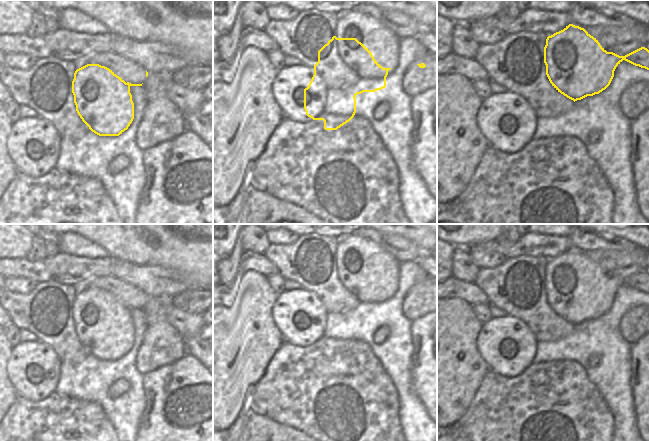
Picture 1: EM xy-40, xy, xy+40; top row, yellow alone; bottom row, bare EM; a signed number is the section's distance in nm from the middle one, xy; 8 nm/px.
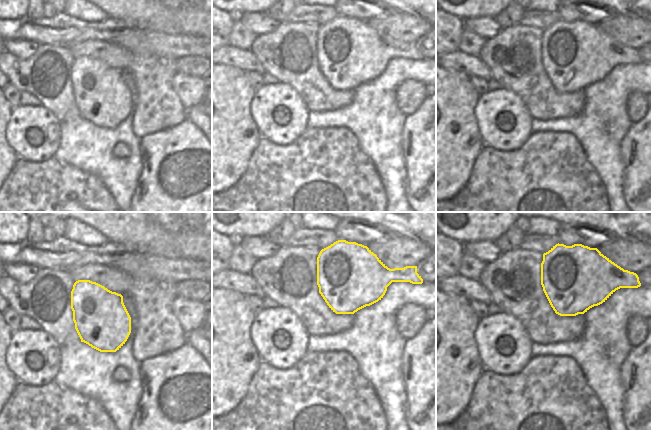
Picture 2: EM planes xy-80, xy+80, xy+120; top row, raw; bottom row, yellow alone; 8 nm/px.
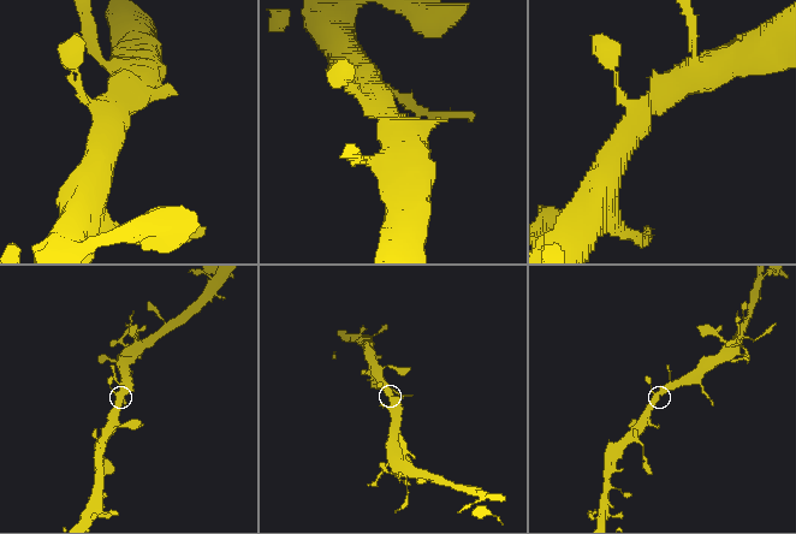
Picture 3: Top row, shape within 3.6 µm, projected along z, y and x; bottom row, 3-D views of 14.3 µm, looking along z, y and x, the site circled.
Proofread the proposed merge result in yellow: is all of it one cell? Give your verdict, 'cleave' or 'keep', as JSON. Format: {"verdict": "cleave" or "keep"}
{"verdict": "keep"}

